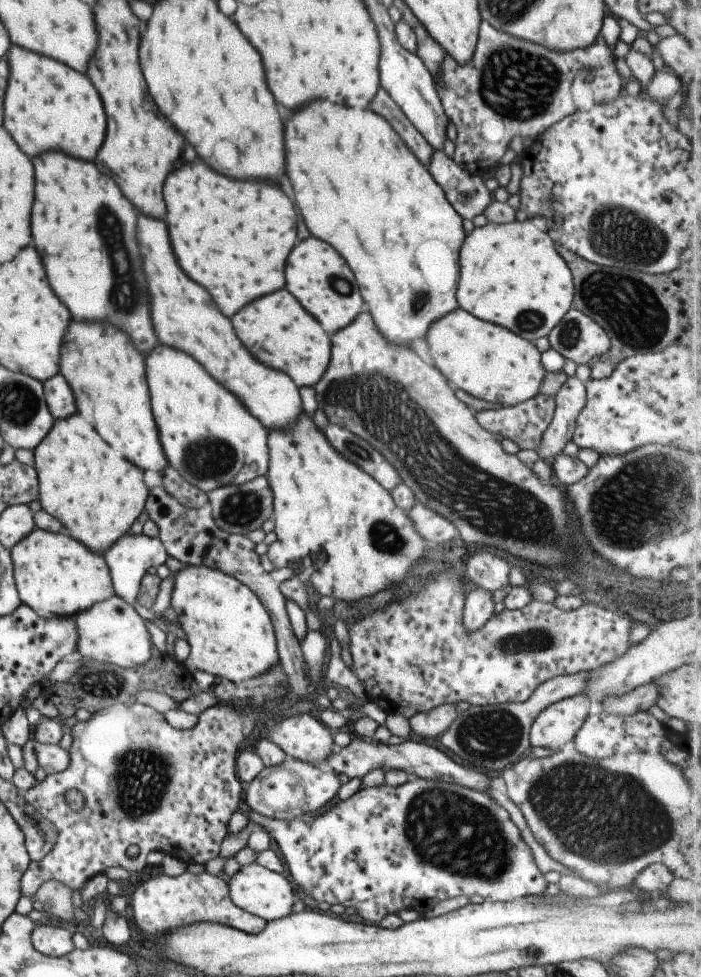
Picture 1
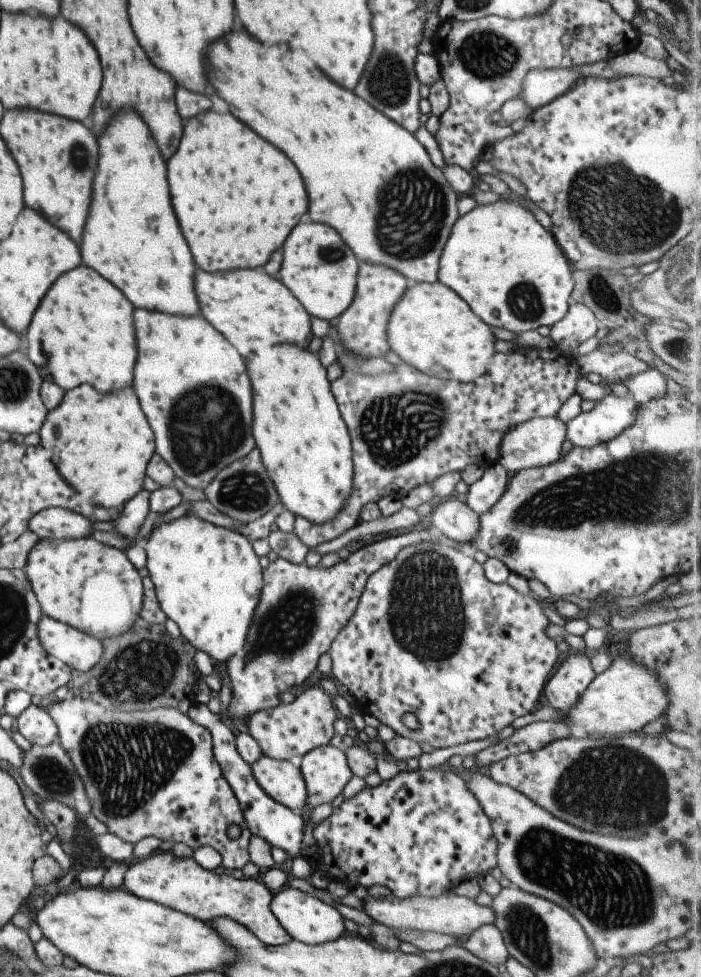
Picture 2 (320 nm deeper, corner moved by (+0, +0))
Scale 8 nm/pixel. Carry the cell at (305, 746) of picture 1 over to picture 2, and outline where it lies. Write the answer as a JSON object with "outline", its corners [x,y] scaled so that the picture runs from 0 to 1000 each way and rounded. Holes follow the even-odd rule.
{"outline":[[[469,762],[434,772],[427,788],[437,805],[434,825],[441,830],[484,815],[502,794],[488,766]]]}

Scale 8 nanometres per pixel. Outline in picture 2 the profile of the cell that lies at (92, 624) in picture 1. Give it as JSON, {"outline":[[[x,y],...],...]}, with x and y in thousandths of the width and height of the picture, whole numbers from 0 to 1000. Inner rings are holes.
{"outline":[[[67,629],[56,632],[51,639],[51,652],[70,673],[91,678],[100,685],[106,684],[113,688],[127,686],[144,671],[144,656]]]}

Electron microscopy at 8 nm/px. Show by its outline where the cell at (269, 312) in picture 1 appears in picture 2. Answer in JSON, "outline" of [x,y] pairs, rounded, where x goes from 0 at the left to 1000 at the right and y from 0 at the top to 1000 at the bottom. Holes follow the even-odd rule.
{"outline":[[[278,272],[278,303],[284,309],[284,319],[290,325],[318,342],[324,350],[347,364],[381,354],[395,354],[398,350],[421,350],[432,354],[435,345],[444,343],[441,323],[428,309],[392,285],[384,285],[381,280],[369,276],[324,276],[324,278],[290,278]]]}

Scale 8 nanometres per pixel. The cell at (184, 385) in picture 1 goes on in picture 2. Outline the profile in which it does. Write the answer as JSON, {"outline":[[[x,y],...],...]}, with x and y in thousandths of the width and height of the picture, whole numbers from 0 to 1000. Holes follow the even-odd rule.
{"outline":[[[190,317],[190,334],[193,334],[193,352],[195,352],[195,366],[190,375],[190,399],[198,409],[198,416],[213,433],[220,448],[220,463],[224,464],[245,481],[245,484],[260,491],[275,502],[290,502],[307,486],[335,469],[350,467],[361,459],[361,448],[358,448],[358,397],[355,397],[355,387],[350,383],[350,375],[344,364],[324,352],[324,347],[307,338],[295,328],[290,328],[281,322],[230,321],[230,319],[213,319],[213,317]]]}

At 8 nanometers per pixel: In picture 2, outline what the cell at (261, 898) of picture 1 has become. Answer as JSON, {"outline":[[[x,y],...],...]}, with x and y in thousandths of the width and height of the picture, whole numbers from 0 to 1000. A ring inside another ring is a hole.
{"outline":[[[405,907],[389,912],[384,929],[417,962],[437,967],[454,967],[481,962],[494,952],[489,949],[491,940],[475,926],[425,910]]]}

